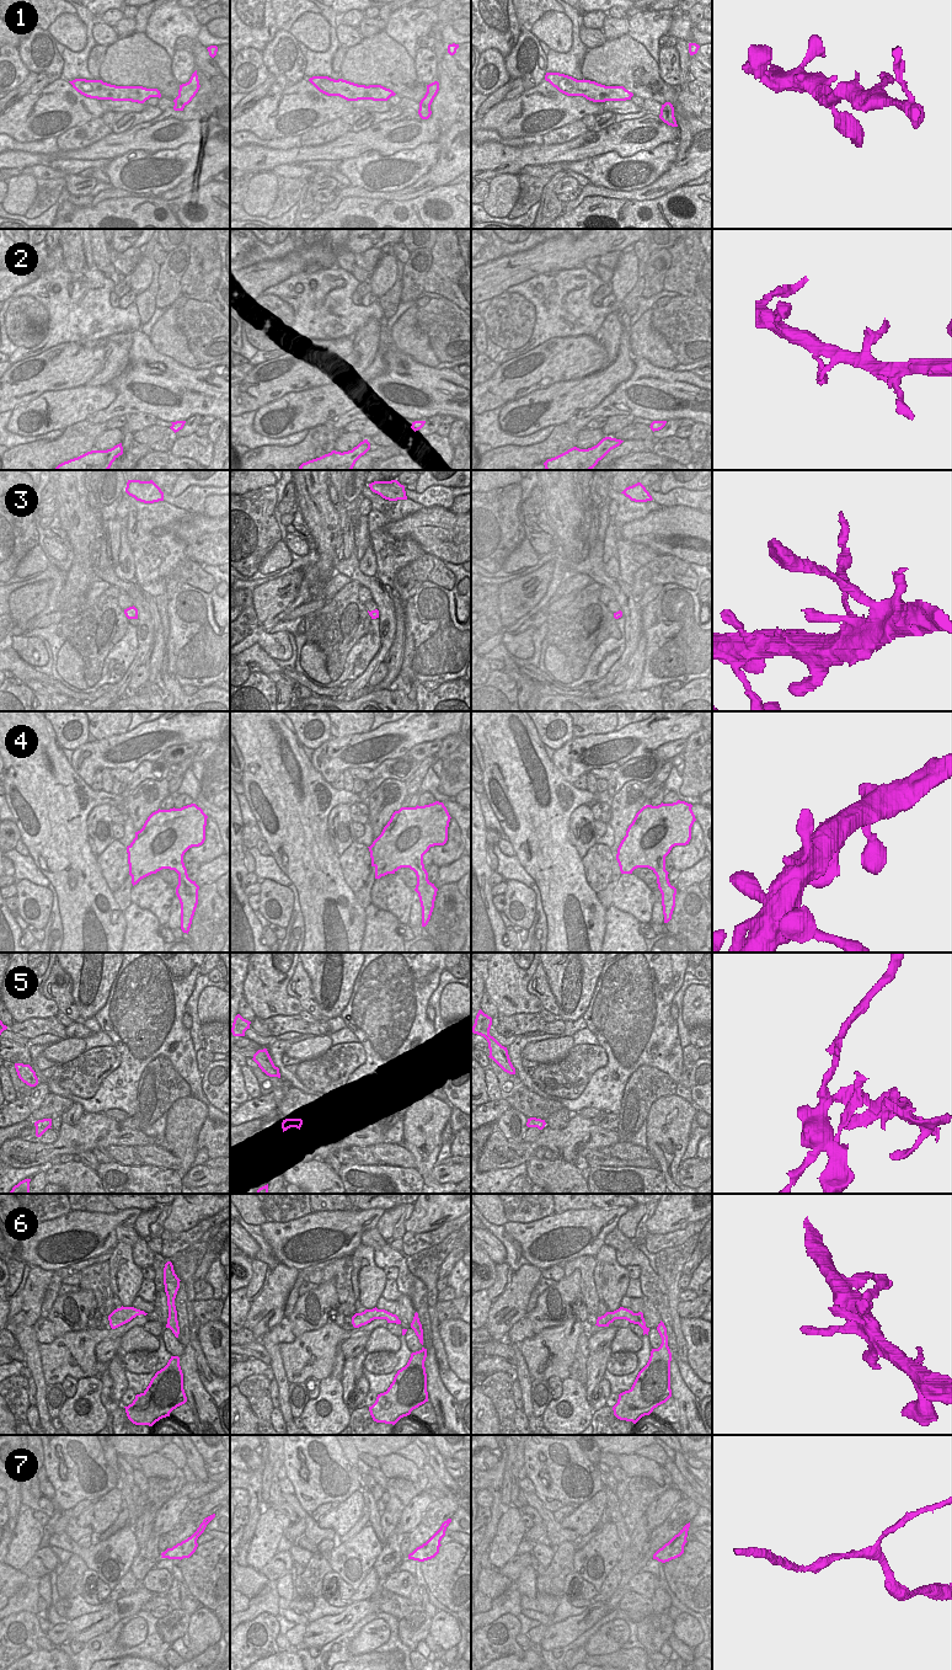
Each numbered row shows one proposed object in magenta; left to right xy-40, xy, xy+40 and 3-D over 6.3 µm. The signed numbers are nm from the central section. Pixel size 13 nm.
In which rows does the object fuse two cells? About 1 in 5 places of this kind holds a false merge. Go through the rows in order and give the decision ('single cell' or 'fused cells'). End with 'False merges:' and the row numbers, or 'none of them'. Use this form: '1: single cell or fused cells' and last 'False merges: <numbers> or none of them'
1: single cell
2: single cell
3: fused cells
4: single cell
5: fused cells
6: single cell
7: single cell
False merges: 3, 5

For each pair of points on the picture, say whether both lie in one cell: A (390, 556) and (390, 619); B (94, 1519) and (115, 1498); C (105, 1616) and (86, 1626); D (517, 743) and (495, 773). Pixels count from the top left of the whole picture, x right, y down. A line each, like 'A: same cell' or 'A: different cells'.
A: different cells
B: same cell
C: same cell
D: same cell

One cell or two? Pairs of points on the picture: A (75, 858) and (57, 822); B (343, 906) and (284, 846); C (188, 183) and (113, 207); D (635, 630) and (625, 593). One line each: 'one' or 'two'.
A: one
B: one
C: two
D: one

